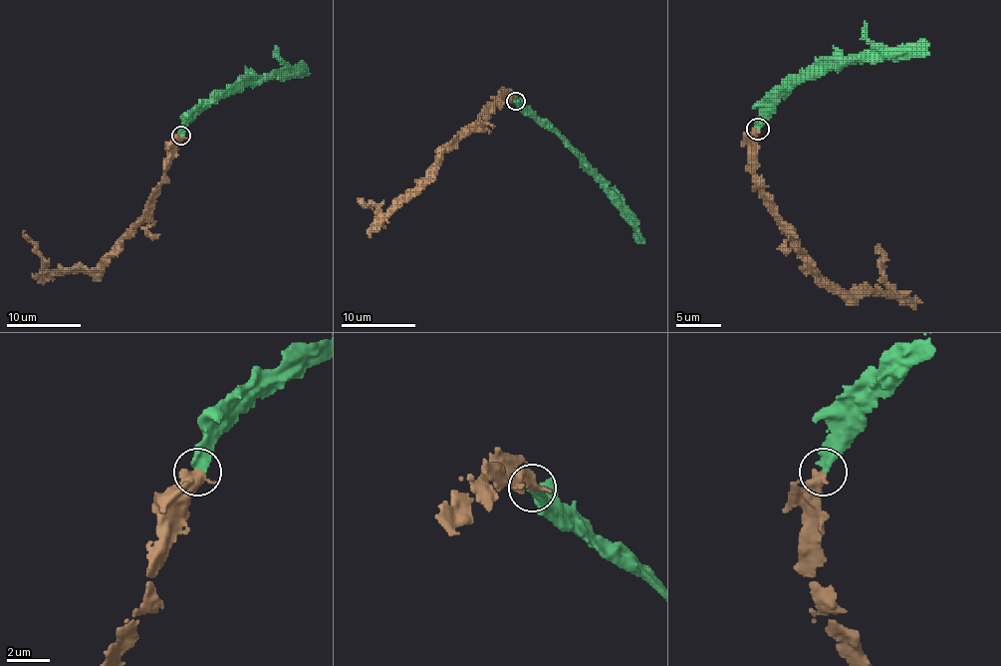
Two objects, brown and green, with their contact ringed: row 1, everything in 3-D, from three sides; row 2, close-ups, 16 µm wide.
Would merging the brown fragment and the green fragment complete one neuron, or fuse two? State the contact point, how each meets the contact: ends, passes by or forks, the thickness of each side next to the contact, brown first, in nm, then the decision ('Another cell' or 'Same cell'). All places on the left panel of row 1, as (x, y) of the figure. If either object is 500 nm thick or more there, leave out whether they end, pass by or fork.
Place: (180, 135). Thickness 550 nm (brown) against 440 nm. Same cell

